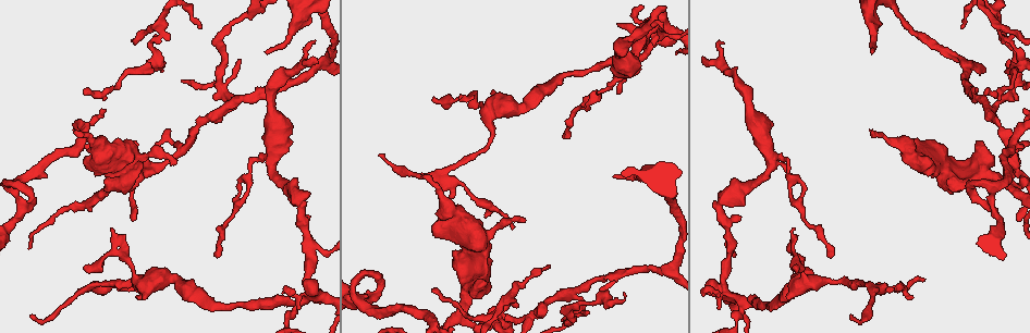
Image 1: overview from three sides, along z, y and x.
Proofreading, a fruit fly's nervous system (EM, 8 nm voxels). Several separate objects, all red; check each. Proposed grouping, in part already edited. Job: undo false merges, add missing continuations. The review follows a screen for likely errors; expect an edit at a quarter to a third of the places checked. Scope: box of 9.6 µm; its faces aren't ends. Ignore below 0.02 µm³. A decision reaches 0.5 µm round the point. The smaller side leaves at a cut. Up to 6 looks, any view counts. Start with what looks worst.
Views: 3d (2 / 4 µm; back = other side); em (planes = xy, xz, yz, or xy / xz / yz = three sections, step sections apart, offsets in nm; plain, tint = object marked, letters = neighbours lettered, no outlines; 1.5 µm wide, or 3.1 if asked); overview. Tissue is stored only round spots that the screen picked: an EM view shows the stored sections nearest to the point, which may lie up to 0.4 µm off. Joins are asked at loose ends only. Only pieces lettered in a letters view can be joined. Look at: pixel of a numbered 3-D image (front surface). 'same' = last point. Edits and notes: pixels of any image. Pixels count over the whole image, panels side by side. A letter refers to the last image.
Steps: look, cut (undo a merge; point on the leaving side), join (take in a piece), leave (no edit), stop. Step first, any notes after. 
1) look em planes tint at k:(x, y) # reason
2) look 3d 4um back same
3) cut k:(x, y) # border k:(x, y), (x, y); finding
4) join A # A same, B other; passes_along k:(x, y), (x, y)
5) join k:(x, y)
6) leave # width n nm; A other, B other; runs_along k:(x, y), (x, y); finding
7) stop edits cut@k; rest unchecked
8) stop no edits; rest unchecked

look 3d 2um at 1:(726, 293)

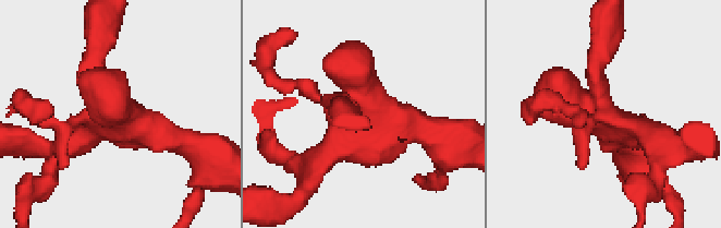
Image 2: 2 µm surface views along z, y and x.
look em planes tint at 2:(605, 114) # need the tissue

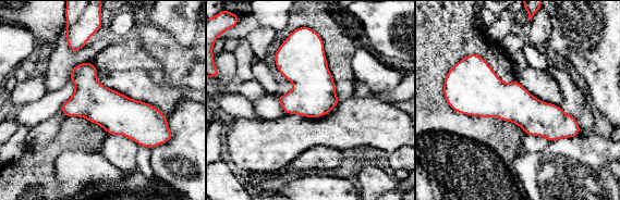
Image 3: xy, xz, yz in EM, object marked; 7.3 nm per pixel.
look em planes letters same # see the neighbours

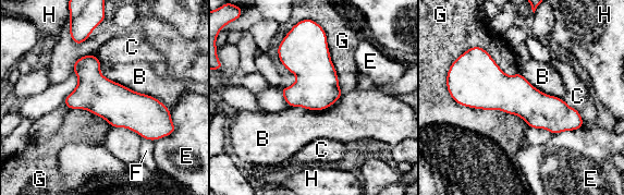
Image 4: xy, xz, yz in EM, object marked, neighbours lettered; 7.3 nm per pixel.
leave # B other, C other, E other, F other, G other, H other; runs_along 4:(457, 92), (512, 94), (580, 124); continuous, no second cell

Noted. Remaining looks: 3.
look 3d 4um at 1:(1008, 41) # narrows sharply

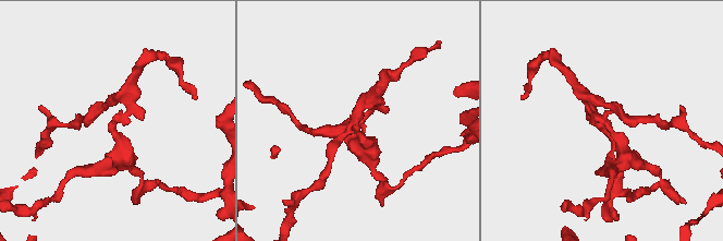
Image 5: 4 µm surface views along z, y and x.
look em planes tint at 5:(117, 116) # arms 3; now the EM

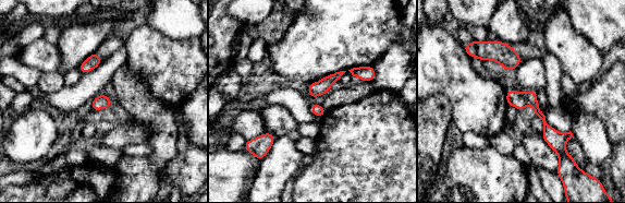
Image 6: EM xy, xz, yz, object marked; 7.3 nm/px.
look em planes letters same

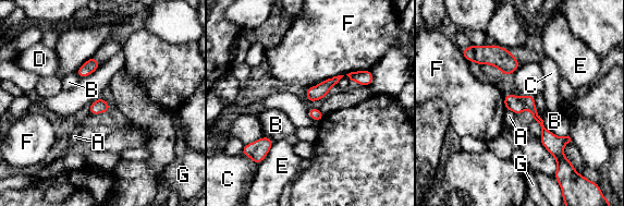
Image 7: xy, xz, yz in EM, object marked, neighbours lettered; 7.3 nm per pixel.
cut 7:(513, 102) # A other, B other, C other, D other, E other, F other, G other; border 7:(522, 98), (526, 108); a second cell is stuck on

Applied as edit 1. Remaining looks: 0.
stop edits cut@7; rest unchecked

